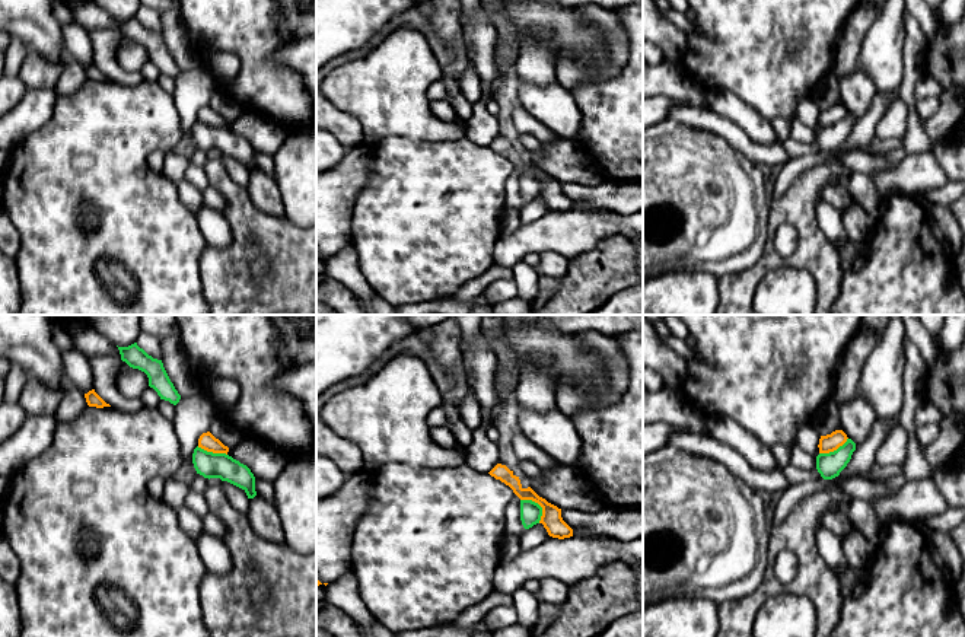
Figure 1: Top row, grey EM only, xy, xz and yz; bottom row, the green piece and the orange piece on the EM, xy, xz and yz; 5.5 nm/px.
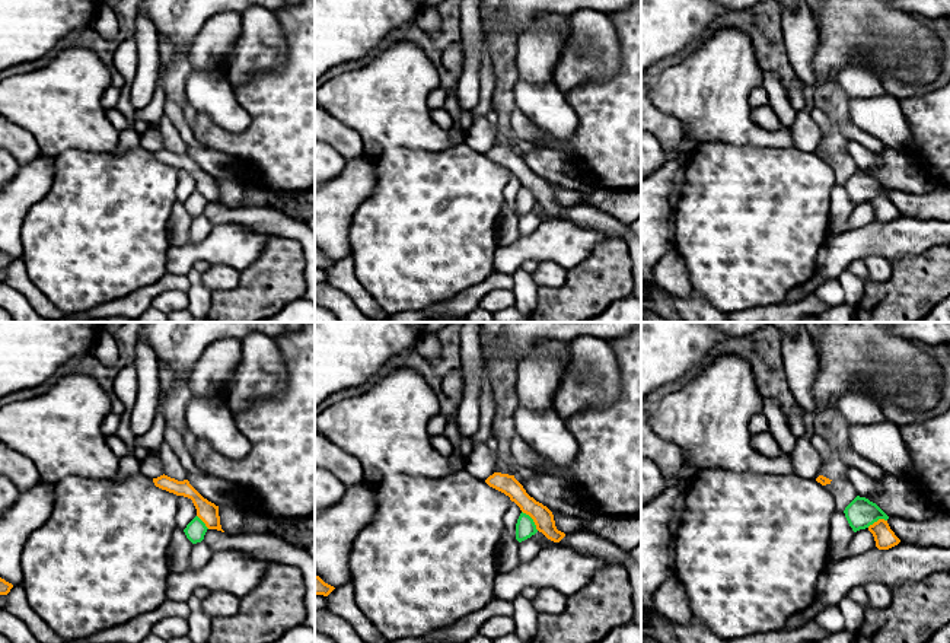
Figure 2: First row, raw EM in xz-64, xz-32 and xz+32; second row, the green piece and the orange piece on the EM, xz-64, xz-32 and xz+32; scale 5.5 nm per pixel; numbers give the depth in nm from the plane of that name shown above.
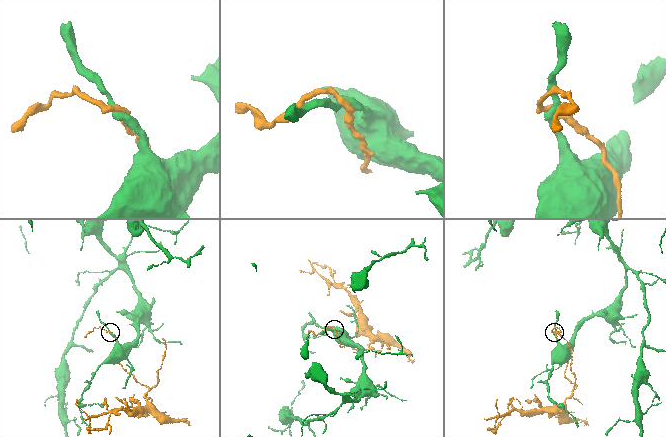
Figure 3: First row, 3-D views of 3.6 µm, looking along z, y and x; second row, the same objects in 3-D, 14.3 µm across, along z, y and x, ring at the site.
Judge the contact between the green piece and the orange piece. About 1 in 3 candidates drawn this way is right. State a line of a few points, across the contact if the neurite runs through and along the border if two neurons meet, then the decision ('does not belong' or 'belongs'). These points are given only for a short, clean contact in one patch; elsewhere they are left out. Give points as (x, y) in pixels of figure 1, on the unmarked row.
xz (521, 172), (529, 172), (541, 181), (540, 196) | does not belong

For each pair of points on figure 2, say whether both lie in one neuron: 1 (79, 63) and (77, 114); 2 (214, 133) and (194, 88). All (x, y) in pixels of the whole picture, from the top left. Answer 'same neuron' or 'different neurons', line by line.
1: same neuron
2: different neurons

